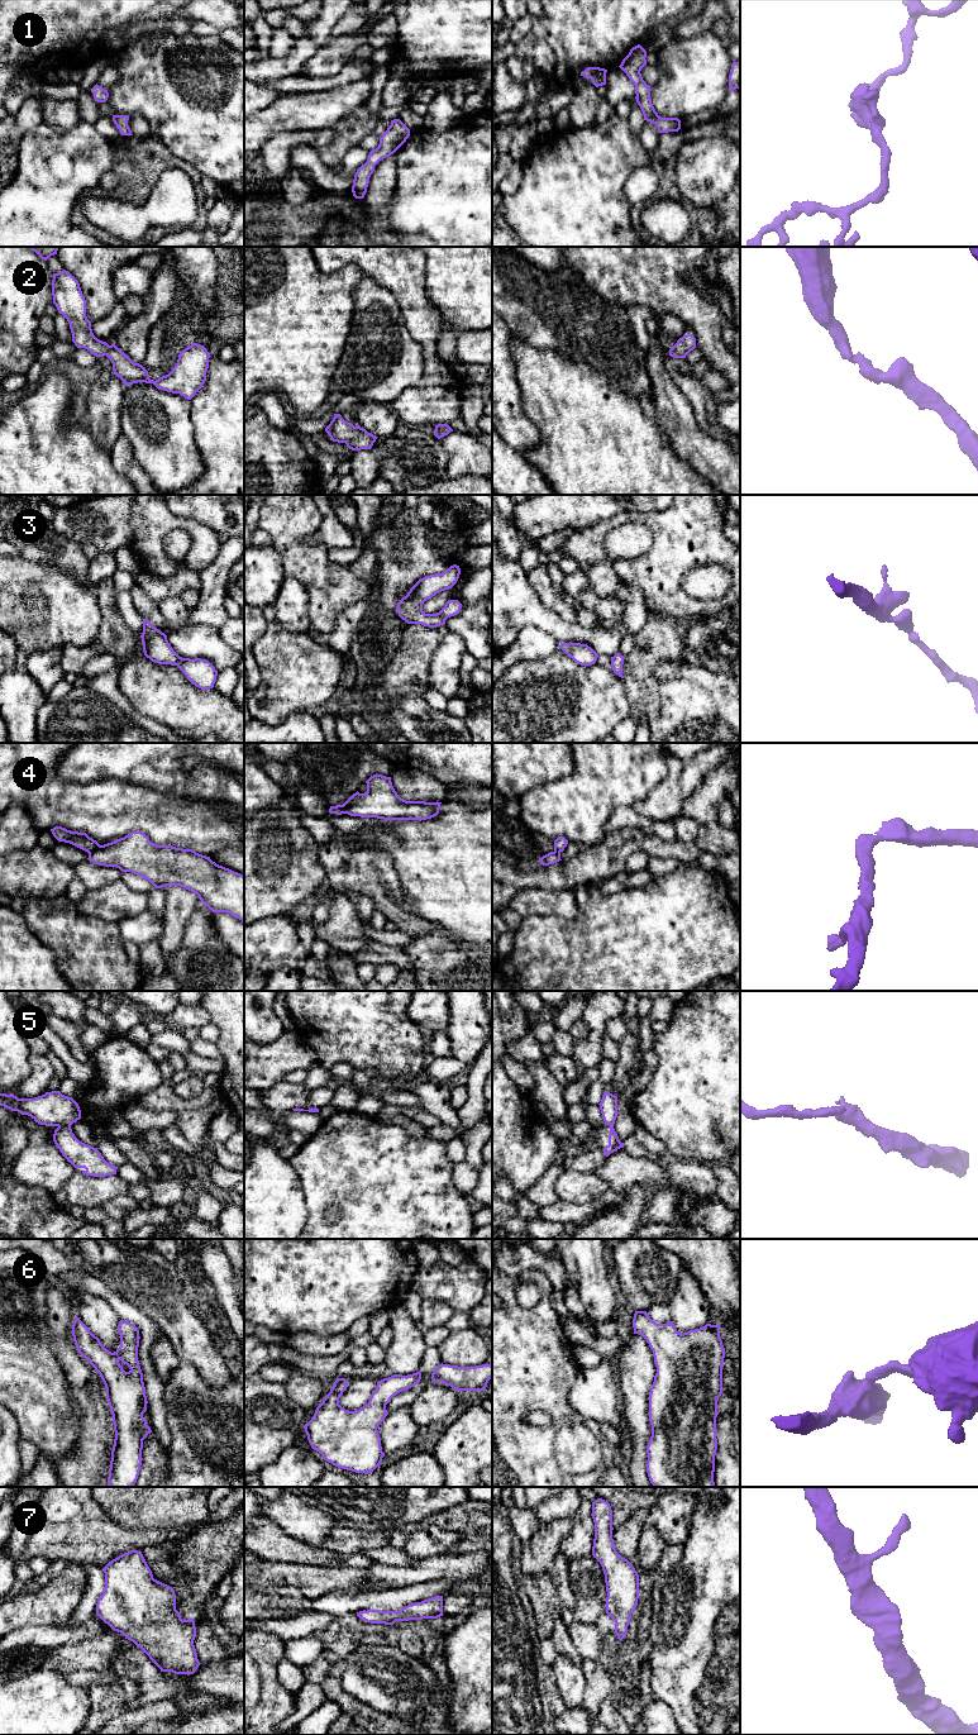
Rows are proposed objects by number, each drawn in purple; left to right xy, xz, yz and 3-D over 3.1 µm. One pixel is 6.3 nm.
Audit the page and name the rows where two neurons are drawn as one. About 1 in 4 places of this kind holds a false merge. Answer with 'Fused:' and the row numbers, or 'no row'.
Fused: 4, 5

